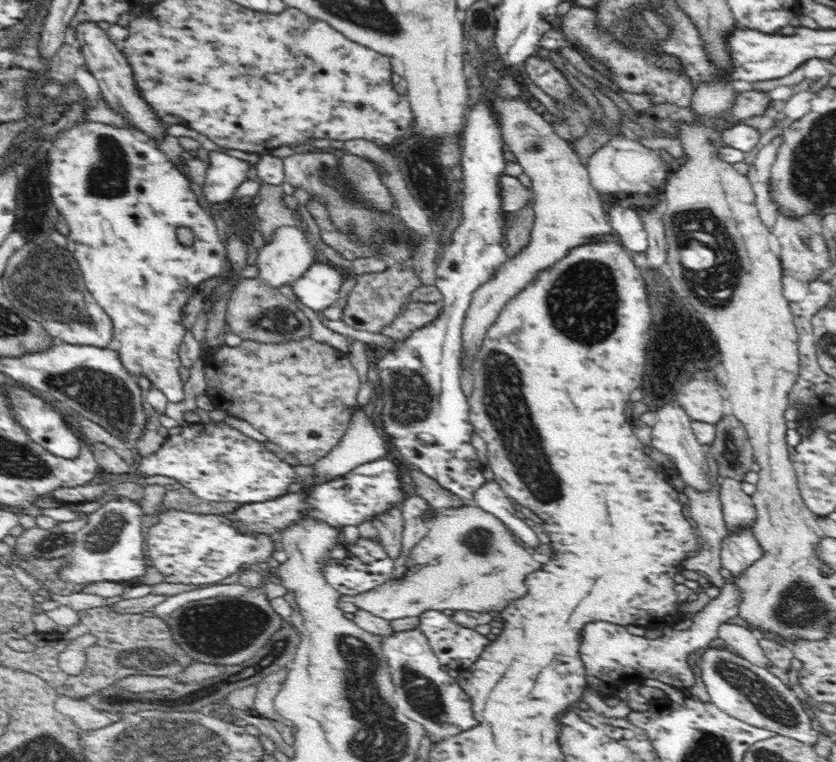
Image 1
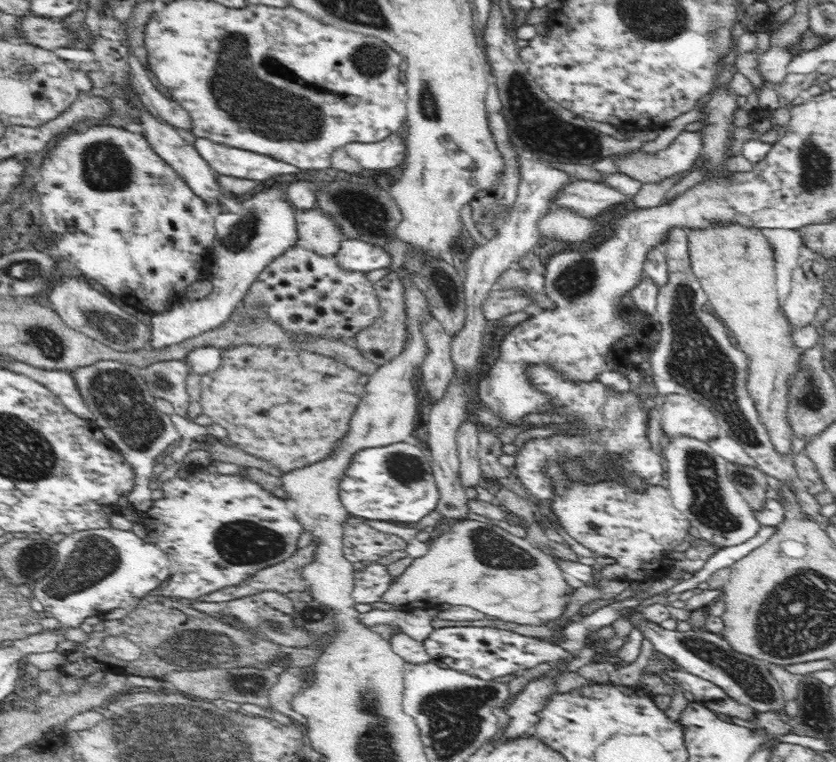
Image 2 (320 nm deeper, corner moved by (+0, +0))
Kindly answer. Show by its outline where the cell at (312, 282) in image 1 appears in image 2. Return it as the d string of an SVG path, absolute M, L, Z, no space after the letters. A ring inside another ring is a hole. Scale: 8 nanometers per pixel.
M343 240L336 252L338 265L344 272L370 272L392 268L392 257L382 247L366 243L365 240Z

